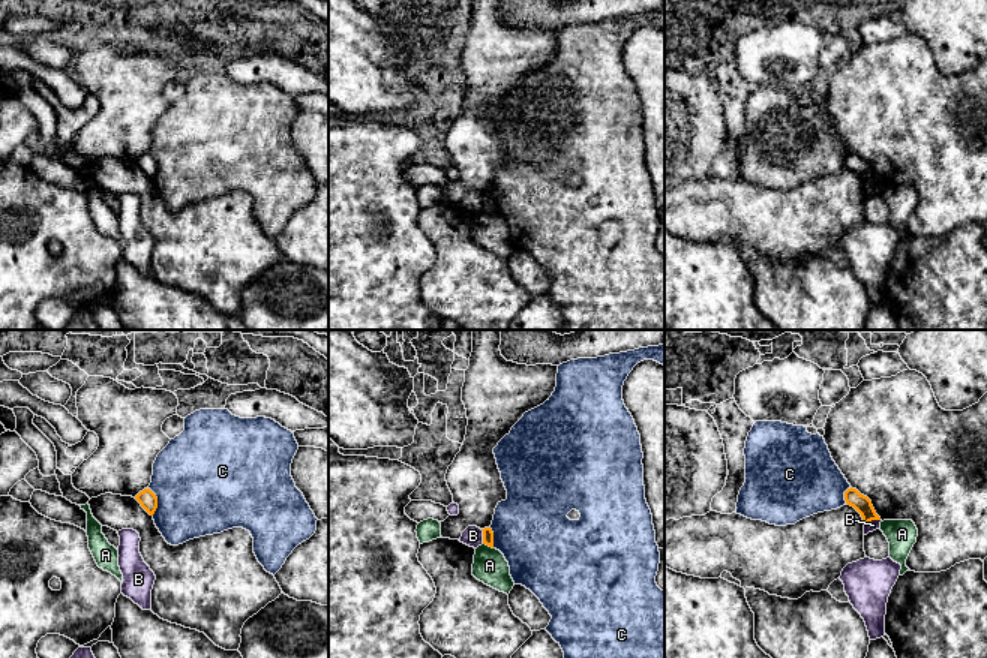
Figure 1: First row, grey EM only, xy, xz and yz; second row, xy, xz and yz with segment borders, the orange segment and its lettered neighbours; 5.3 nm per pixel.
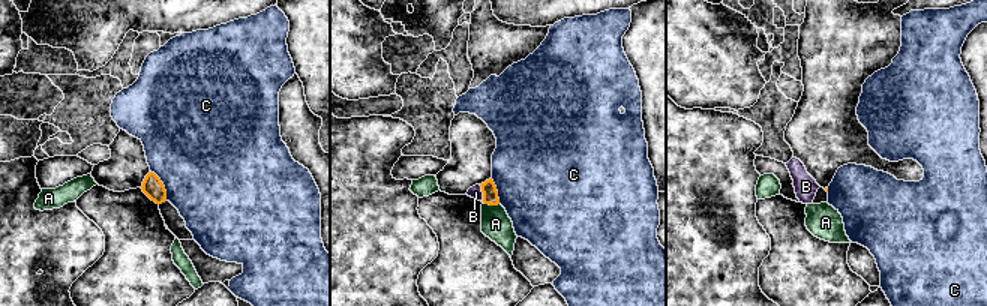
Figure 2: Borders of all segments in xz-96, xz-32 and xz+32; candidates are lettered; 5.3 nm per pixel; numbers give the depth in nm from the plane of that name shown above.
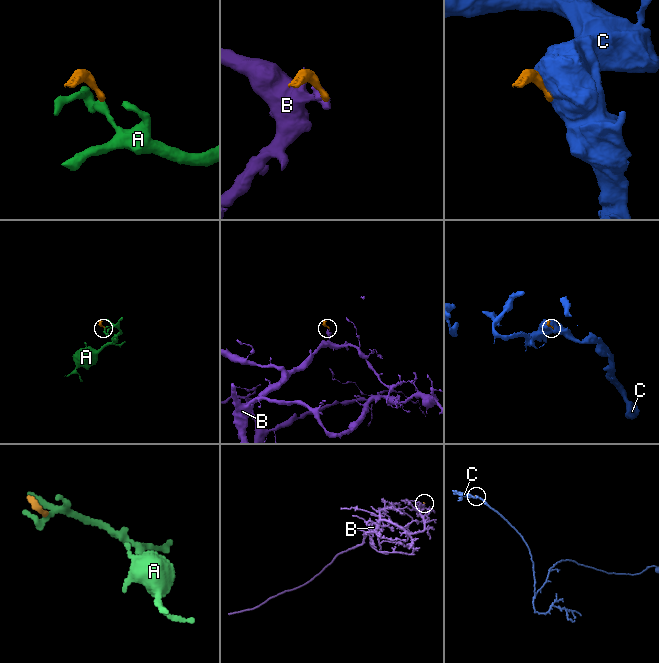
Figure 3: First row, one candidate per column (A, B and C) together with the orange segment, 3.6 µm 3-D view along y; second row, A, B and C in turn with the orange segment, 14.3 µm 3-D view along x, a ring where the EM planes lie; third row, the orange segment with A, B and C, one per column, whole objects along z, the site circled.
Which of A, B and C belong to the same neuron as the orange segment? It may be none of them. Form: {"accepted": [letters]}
{"accepted": []}

